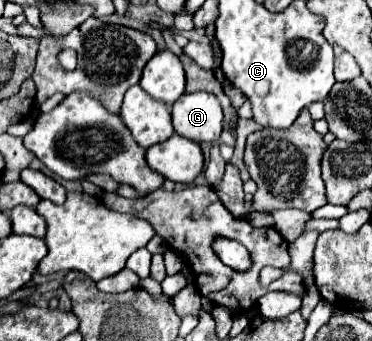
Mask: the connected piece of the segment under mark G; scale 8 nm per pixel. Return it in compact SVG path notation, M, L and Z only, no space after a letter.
M184 93L172 105L172 121L178 135L196 143L214 143L222 133L222 107L210 93Z

